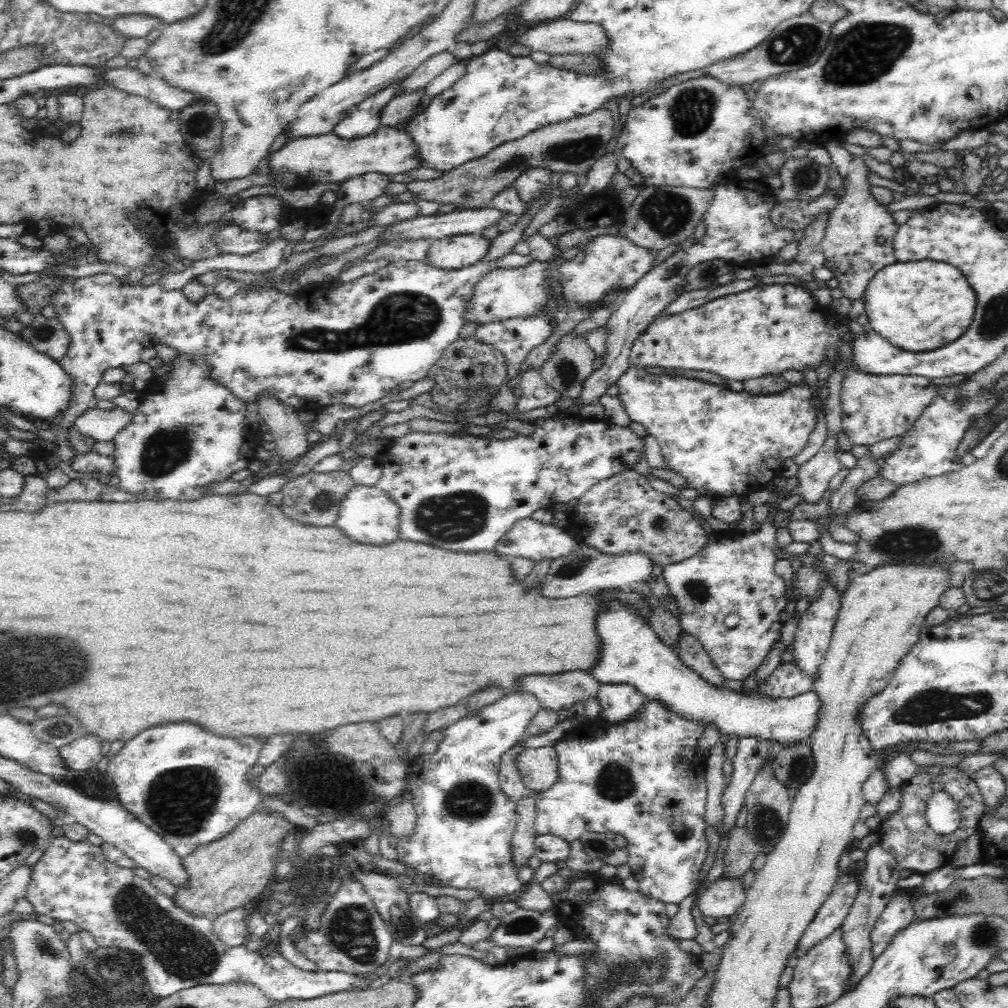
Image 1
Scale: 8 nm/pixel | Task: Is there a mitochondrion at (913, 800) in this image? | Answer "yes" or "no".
no

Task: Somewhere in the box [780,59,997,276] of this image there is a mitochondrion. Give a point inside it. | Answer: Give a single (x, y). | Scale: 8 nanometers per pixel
(806, 176)

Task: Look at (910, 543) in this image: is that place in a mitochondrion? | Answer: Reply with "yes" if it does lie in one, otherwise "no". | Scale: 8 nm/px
yes

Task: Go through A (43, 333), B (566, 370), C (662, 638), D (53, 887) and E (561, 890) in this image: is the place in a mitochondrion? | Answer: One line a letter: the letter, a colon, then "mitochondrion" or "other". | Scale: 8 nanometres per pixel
A: mitochondrion
B: mitochondrion
C: other
D: other
E: other

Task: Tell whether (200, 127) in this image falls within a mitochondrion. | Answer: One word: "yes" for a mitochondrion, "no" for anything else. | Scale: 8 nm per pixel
yes

